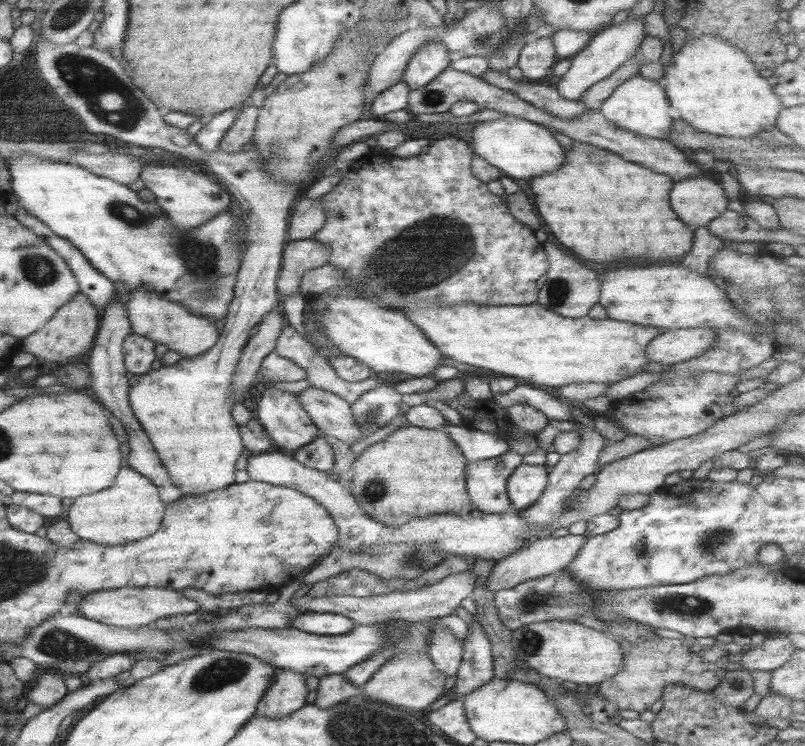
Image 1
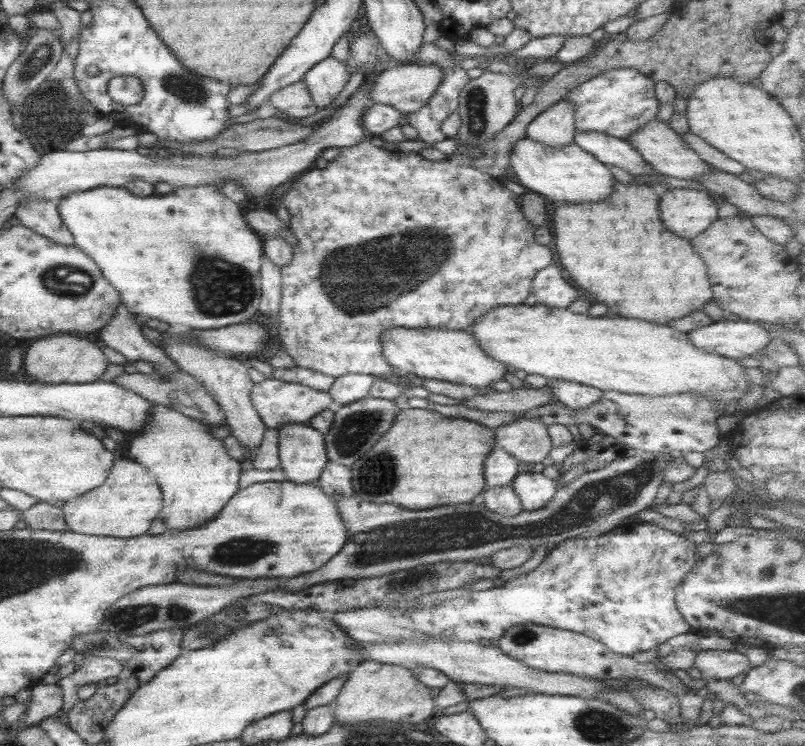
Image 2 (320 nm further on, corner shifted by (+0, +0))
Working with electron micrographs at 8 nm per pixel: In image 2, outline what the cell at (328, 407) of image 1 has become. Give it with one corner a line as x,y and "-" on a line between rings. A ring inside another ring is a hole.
271,376
260,382
252,383
249,400
253,410
259,416
259,420
263,422
267,429
279,428
284,424
305,425
315,414
335,407
328,392
313,390
308,386
301,386
292,382
283,382
271,378

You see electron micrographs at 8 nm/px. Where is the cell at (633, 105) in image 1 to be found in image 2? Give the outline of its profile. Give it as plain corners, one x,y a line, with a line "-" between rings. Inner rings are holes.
658,118
644,124
631,136
626,138
639,154
643,161
658,174
667,178
679,178
679,180
698,180
712,170
706,162
703,162
684,142
681,137
670,129
668,122
661,122

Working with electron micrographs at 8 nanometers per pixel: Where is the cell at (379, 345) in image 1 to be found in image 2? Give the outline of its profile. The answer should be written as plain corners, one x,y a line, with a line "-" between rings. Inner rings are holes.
390,328
380,334
382,349
381,354
385,359
385,362
389,363
389,366
397,370
398,374
415,374
419,378
427,380
440,380
450,382
453,384
460,384
461,386
470,386
471,388
478,388
478,390
493,390
498,380
502,380
508,369
504,364
497,362
494,358
491,358
488,354
485,354
481,347
474,340
471,333
467,331
459,330
445,330
445,329
409,329

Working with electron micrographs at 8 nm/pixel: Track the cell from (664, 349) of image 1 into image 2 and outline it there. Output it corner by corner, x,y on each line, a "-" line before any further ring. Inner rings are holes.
741,319
711,322
685,334
699,350
733,360
755,356
773,337
766,325

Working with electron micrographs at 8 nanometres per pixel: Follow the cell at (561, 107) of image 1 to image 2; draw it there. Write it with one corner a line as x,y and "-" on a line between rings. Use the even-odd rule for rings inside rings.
576,132
574,143
581,150
594,156
601,164
629,172
635,183
649,186
659,183
658,172
647,165
640,154
621,138
613,138
597,132

